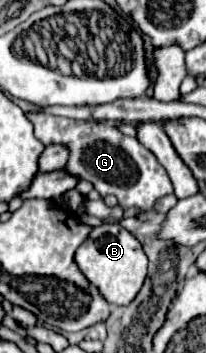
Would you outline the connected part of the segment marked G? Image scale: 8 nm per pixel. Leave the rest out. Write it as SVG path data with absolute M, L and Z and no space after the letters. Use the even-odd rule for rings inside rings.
M27 113L27 117L33 121L35 135L43 145L63 143L69 147L71 155L65 165L69 173L85 181L91 181L93 187L101 193L101 197L109 193L115 195L123 209L139 207L149 211L153 209L157 199L173 193L171 179L165 173L163 165L157 161L157 157L135 137L123 135L117 127L95 121L75 121L67 117L55 117L49 113Z

